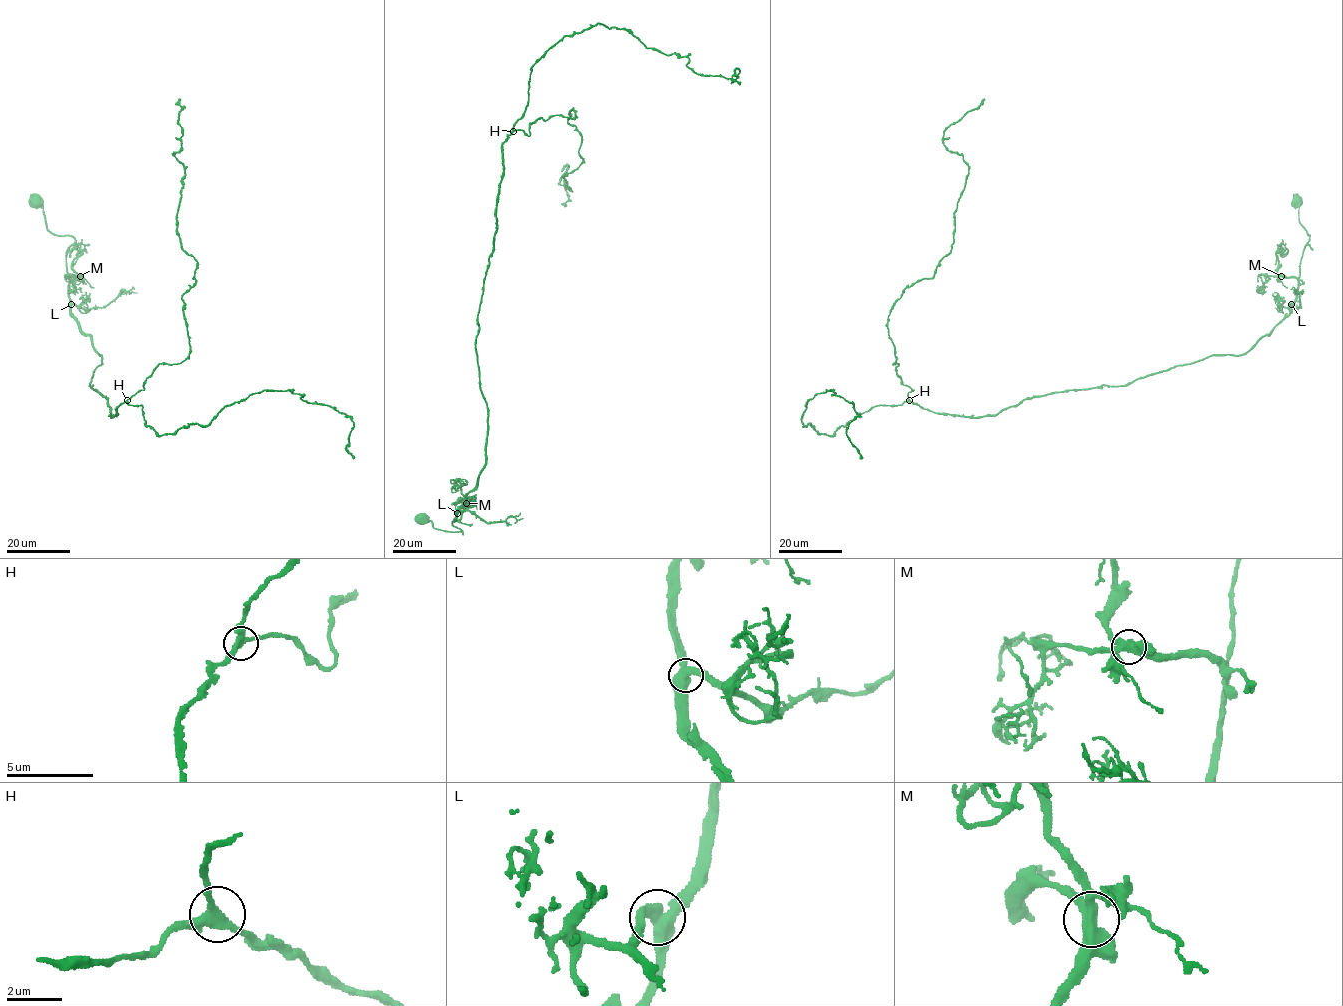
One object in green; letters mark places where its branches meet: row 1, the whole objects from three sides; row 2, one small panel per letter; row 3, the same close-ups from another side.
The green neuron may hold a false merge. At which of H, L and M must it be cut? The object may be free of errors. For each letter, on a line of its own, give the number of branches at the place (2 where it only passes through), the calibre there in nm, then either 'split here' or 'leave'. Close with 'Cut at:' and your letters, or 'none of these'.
H: 3 | 320 nm | leave
L: 3 | 480 nm | leave
M: 4 | 440 nm | leave
Cut at: none of these

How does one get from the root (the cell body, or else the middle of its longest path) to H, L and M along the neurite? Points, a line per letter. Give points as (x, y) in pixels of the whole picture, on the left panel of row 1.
H: (36, 201), (46, 227), (75, 239), (66, 255), (70, 314), (101, 356), (90, 385), (111, 417), (127, 400)
L: (36, 201), (42, 208), (46, 227), (56, 235), (71, 235), (75, 239), (66, 255), (71, 304)
M: (36, 201), (42, 208), (46, 227), (75, 239), (67, 251), (67, 275), (70, 279), (80, 276)

